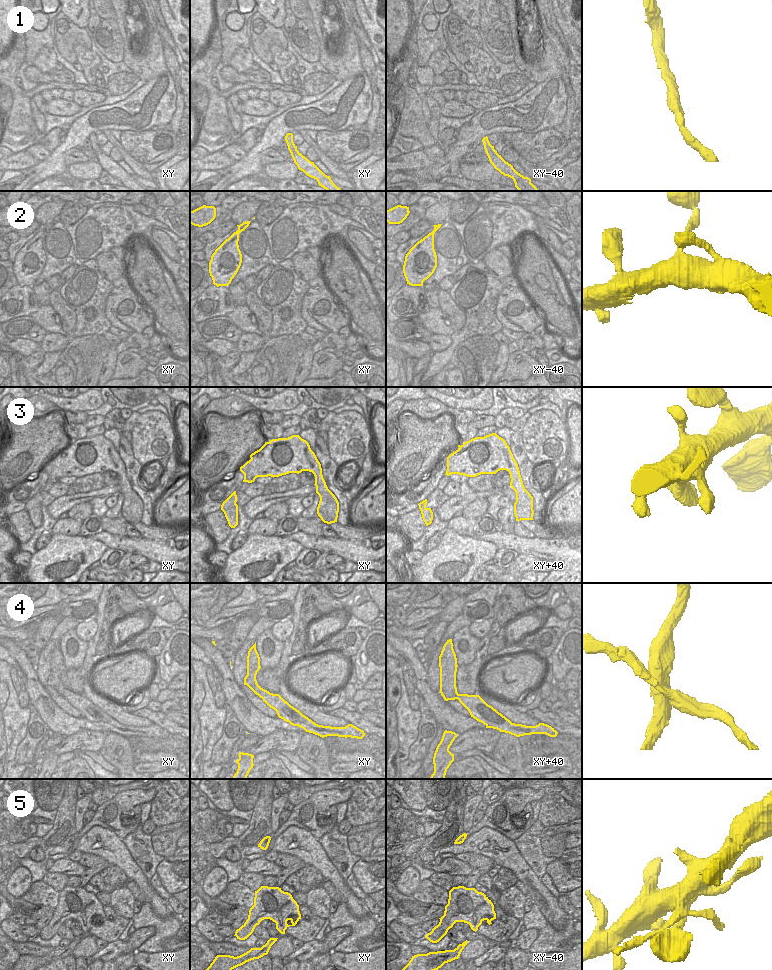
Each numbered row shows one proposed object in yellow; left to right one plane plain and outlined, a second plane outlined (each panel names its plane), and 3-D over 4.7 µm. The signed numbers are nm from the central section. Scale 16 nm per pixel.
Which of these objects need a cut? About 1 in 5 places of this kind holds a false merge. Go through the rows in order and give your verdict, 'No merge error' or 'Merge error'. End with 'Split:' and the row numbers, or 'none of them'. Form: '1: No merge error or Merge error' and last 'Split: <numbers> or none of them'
1: No merge error
2: No merge error
3: No merge error
4: Merge error
5: Merge error
Split: 4, 5

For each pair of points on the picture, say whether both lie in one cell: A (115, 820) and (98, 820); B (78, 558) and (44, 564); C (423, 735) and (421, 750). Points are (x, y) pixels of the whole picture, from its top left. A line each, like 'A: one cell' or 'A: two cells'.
A: one cell
B: one cell
C: one cell

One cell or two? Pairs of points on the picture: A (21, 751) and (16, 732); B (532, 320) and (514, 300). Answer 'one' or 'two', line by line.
A: two
B: one

